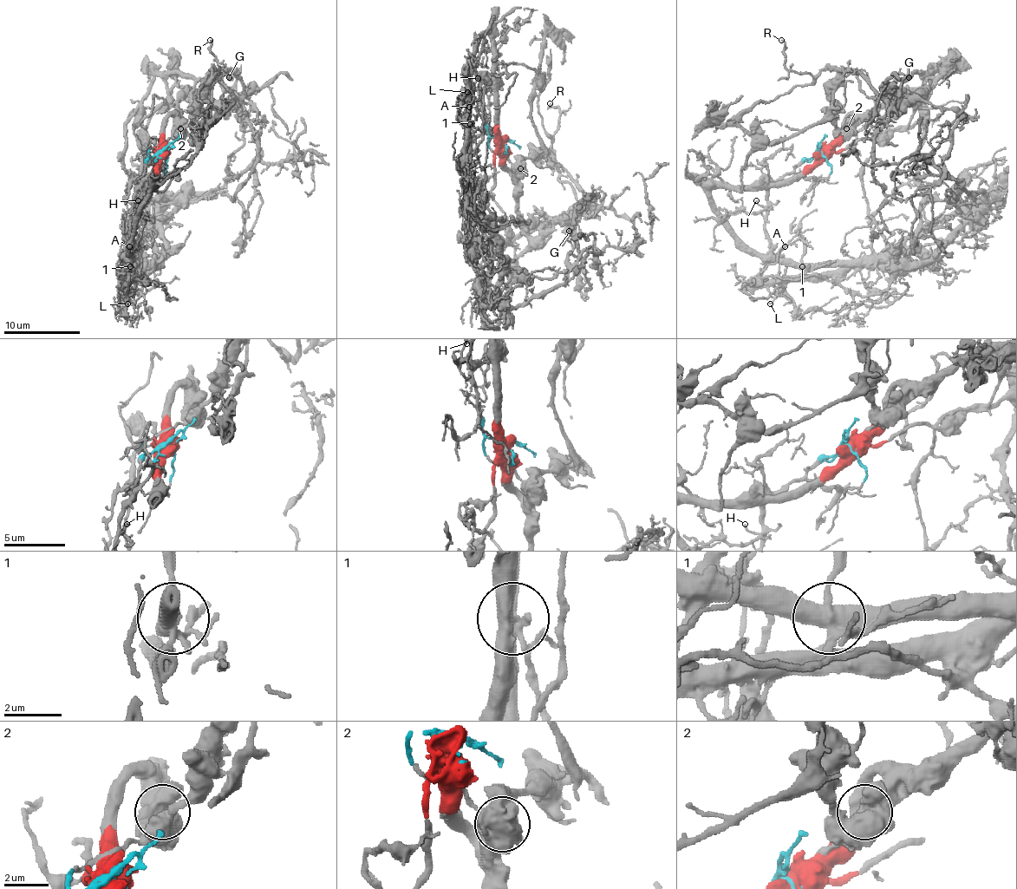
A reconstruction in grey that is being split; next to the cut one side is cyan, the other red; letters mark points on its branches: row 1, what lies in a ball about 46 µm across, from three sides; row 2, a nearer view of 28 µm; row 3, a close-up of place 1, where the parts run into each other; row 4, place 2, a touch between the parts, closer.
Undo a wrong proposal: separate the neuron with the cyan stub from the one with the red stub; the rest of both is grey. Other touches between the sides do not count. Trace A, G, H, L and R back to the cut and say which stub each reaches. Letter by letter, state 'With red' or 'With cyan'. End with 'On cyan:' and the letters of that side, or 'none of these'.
A: With cyan
G: With red
H: With cyan
L: With cyan
R: With red
On cyan: A, H, L

